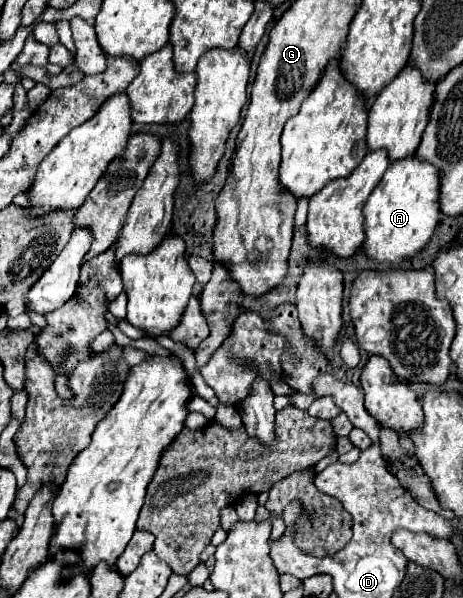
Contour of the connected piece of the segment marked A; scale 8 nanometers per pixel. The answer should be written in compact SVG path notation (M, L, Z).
M416 155L392 161L372 191L364 207L364 217L366 253L388 267L400 267L404 259L424 249L442 217L438 169L428 161L420 161Z

